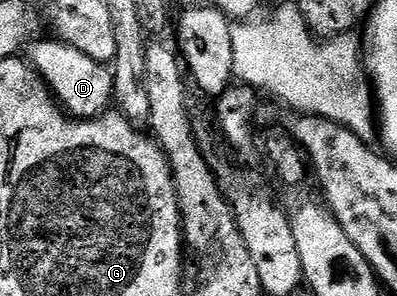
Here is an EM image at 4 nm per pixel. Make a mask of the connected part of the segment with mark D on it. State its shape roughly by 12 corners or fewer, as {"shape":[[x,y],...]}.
{"shape":[[62,40],[36,41],[31,65],[68,115],[113,102],[104,63]]}

